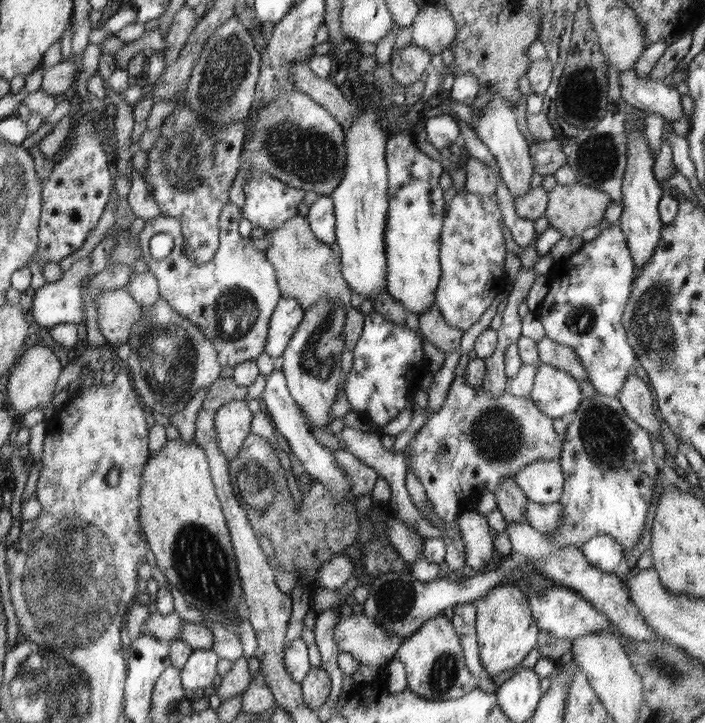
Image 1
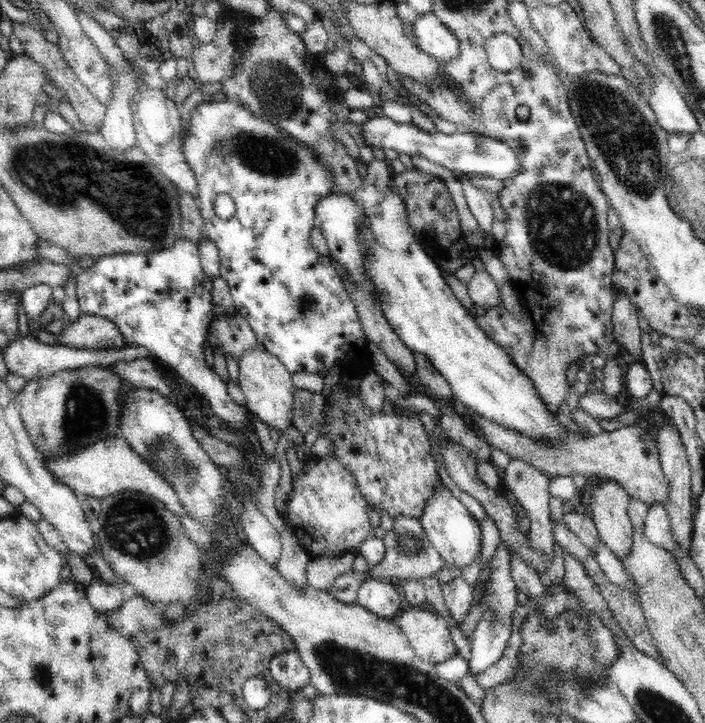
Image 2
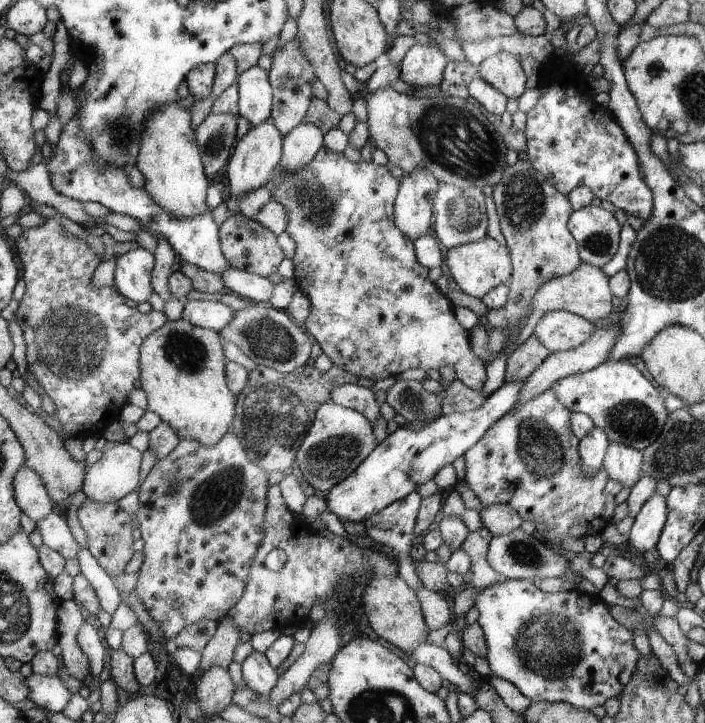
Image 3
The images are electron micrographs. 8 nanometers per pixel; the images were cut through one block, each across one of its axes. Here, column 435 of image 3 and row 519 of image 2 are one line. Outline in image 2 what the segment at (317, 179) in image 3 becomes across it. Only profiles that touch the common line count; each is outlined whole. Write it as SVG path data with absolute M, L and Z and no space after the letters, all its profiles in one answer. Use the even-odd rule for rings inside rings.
M322 457L322 460L308 460L304 470L294 476L286 504L286 520L309 556L338 557L346 552L356 556L366 538L375 535L366 514L367 505L348 467L334 457Z

